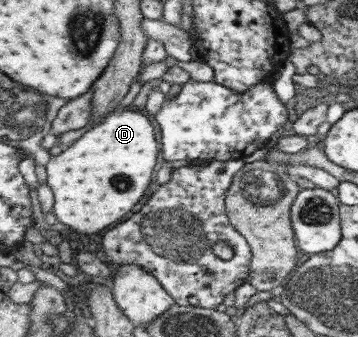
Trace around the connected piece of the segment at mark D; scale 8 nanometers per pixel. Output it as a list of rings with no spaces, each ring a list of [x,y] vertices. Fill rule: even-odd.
[[[130,109],[112,111],[45,164],[45,183],[54,194],[57,221],[83,237],[120,220],[148,188],[158,153],[154,128],[146,116]]]

